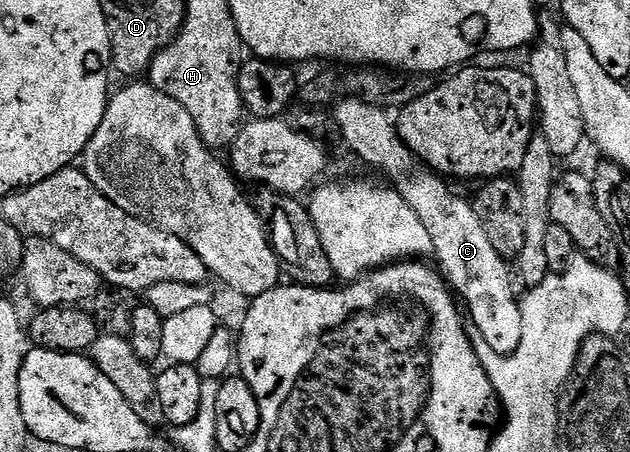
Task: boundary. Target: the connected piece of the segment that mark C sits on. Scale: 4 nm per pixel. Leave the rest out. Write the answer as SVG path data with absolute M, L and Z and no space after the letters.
M419 168L398 186L400 196L412 208L414 215L418 215L422 227L430 235L432 253L440 260L439 268L453 294L462 302L471 328L480 332L481 339L494 352L505 355L515 353L522 339L522 313L518 293L512 290L514 273L509 262L500 257L498 251L494 251L486 231L482 231L475 204L469 198L467 201L452 193L448 186L451 184L443 176L427 168Z

